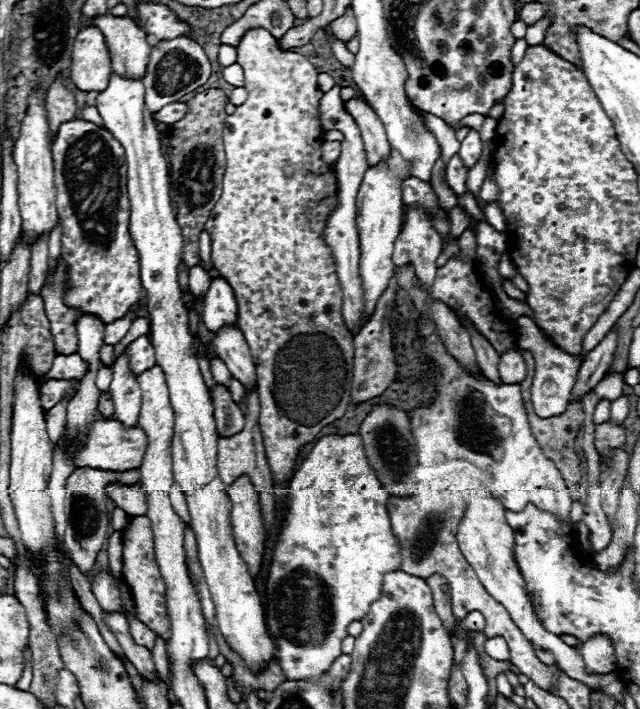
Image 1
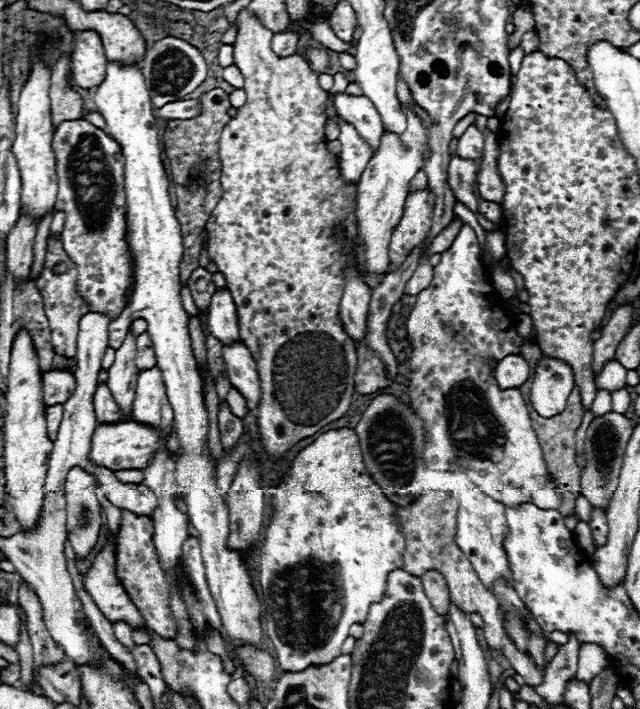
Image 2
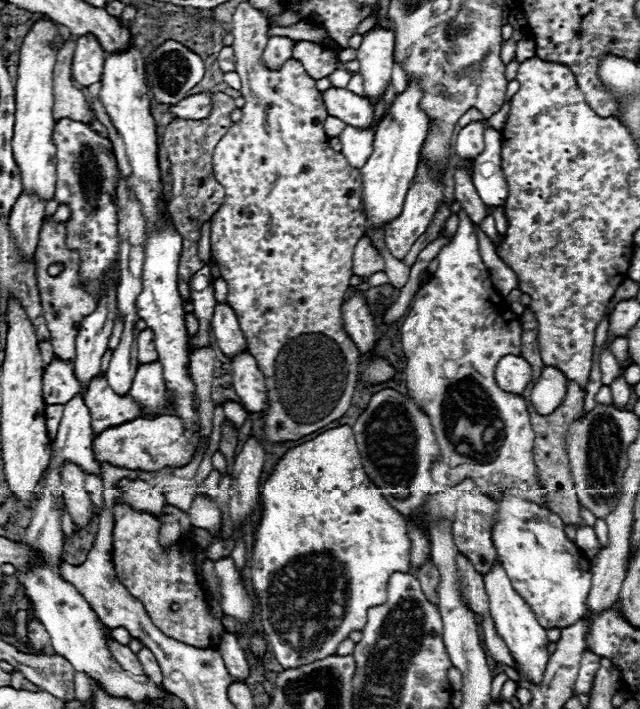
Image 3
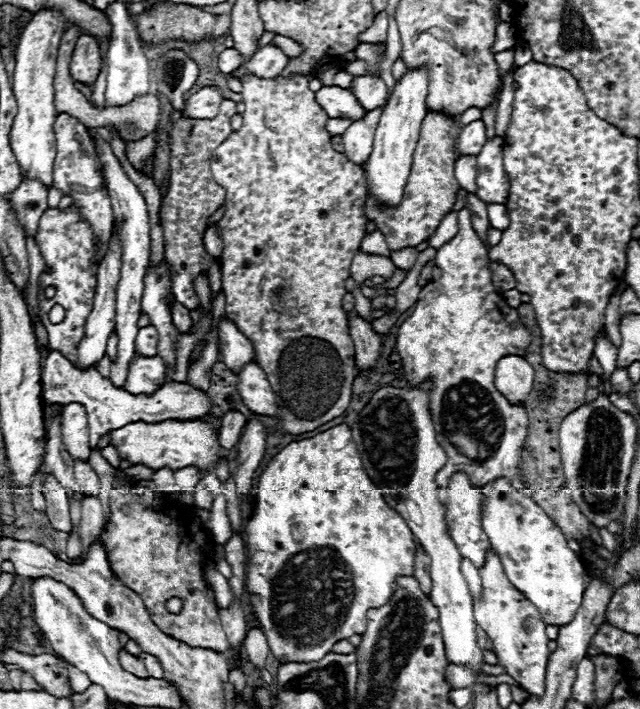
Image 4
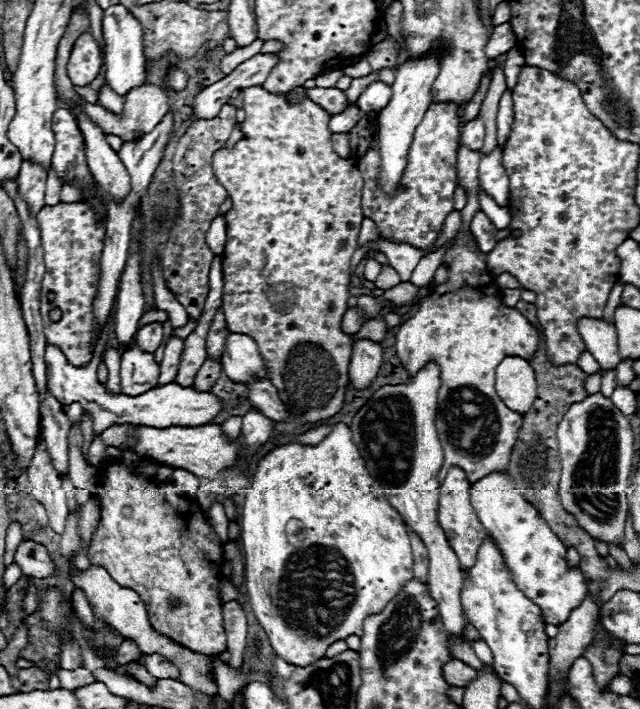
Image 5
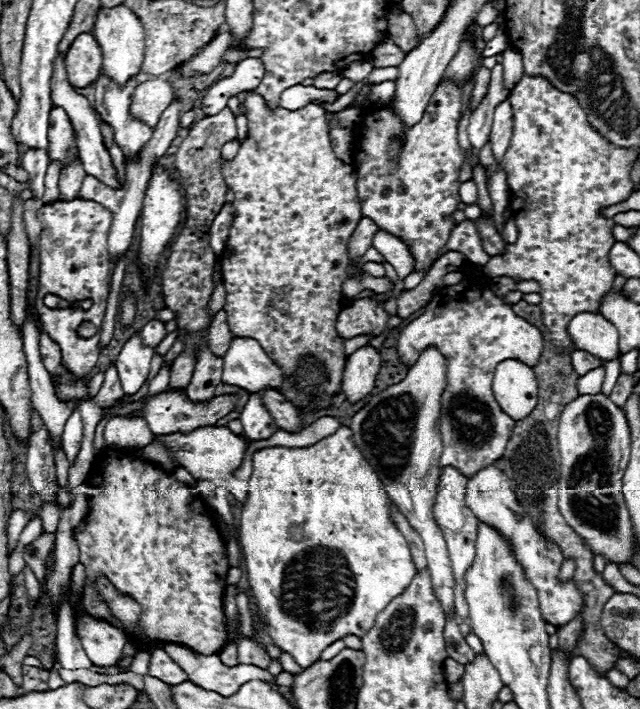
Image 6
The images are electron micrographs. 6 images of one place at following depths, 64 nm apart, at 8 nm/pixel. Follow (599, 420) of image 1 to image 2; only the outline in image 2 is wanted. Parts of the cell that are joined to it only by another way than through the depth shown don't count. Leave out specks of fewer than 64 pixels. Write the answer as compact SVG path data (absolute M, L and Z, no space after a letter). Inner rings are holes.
M598 390L592 405L592 413L595 417L600 417L612 410L611 394L607 390Z

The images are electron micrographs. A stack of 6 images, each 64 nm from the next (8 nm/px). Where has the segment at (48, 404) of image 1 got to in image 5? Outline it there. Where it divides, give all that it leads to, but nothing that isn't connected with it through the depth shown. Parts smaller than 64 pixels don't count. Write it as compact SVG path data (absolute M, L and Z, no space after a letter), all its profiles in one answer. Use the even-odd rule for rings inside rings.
M109 317L95 346L92 362L84 368L72 366L56 346L48 344L44 358L46 358L46 380L48 380L46 386L48 386L50 394L60 404L80 402L82 408L90 414L90 418L94 422L94 436L102 434L106 428L110 428L114 424L144 424L144 426L154 426L154 428L210 424L212 418L222 410L222 402L216 396L212 396L210 392L196 392L192 386L184 388L180 384L170 382L160 388L148 390L140 396L126 396L126 394L112 394L110 390L106 390L106 386L102 382L98 382L97 368L109 343L112 324L112 317Z

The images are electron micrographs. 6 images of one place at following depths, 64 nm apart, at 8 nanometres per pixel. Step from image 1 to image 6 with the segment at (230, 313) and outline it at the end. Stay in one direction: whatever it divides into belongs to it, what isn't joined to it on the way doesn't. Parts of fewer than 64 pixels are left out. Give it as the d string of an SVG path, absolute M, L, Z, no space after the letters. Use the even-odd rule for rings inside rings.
M232 338L224 354L222 382L258 392L266 386L280 388L282 370L264 354L254 338Z

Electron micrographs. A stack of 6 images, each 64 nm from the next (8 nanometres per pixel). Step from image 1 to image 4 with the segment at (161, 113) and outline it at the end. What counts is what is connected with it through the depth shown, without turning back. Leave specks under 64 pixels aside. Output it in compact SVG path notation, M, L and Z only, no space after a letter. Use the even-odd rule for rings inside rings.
M214 86L202 88L184 102L184 108L180 112L182 112L182 116L196 118L196 120L214 118L218 114L220 100L222 100L222 94L218 92L218 88L214 88Z

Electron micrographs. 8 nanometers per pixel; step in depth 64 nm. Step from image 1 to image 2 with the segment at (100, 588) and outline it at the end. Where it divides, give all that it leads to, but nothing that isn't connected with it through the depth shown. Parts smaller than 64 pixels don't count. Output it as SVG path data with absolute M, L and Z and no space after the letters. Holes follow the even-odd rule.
M108 532L106 546L96 554L92 566L84 574L84 588L102 610L102 614L110 620L124 620L132 628L146 626L138 608L126 594L122 582L114 570L114 548L112 548L112 532Z

